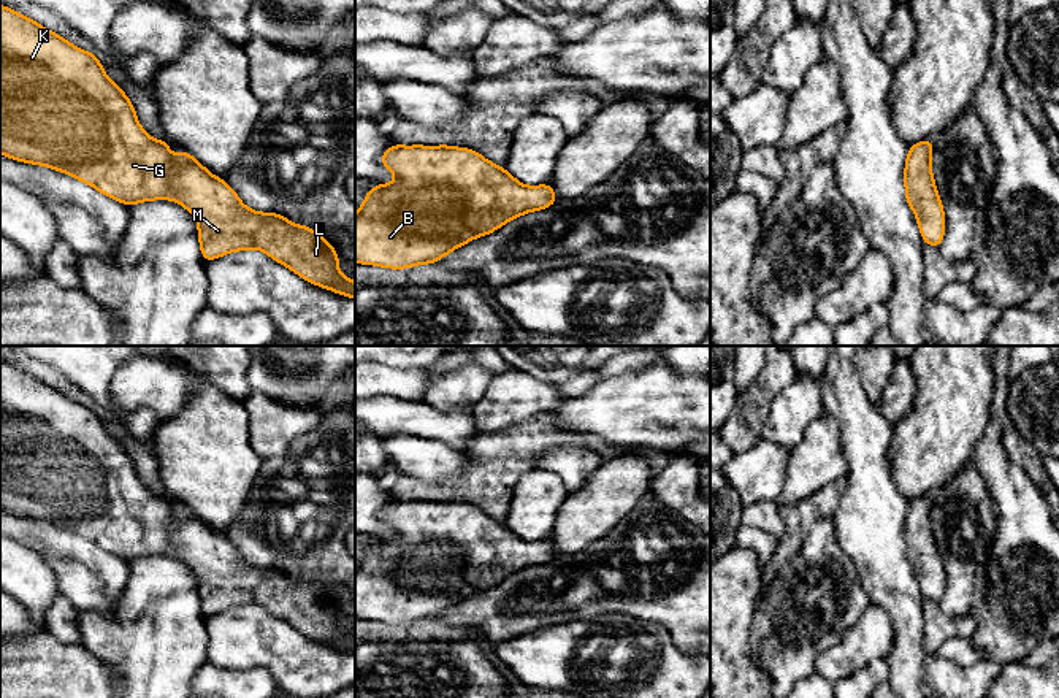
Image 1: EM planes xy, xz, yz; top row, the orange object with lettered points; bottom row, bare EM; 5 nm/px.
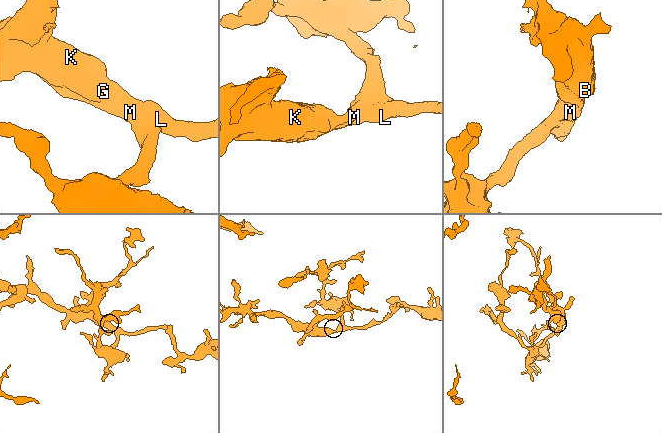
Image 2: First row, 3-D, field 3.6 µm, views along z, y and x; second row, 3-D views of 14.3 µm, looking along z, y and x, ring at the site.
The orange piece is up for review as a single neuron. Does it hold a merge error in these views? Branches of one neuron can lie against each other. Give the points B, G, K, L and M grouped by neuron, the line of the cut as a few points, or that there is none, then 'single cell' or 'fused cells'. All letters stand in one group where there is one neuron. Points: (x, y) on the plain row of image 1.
B G K L M; no cut; single cell

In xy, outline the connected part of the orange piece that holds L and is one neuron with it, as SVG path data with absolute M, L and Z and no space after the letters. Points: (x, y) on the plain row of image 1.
M0 360L0 509L27 519L44 520L76 533L127 562L149 555L174 555L198 577L198 596L205 617L228 608L258 604L303 635L355 654L355 638L339 623L333 601L306 581L295 581L276 568L257 568L244 562L236 547L211 530L185 504L173 511L163 495L151 493L136 474L124 446L113 438L94 408L82 406L14 365Z

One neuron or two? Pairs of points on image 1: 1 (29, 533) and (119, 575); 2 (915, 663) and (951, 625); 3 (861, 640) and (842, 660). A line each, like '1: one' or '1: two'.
1: one
2: two
3: one

